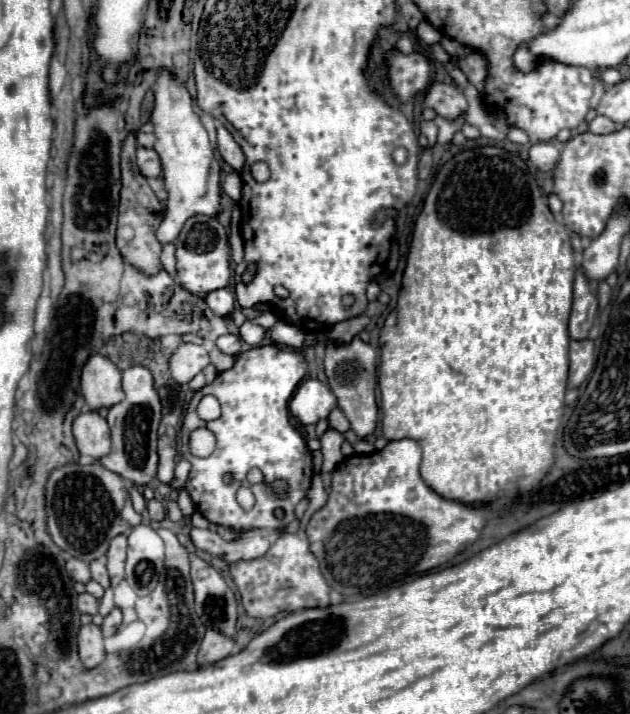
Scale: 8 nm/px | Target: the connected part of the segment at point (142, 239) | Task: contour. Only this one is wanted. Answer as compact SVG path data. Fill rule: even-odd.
M129 134L123 152L121 152L121 202L119 202L119 224L117 224L117 248L125 260L125 264L131 264L133 268L145 272L147 276L153 276L153 272L161 270L159 254L161 254L161 244L155 238L155 232L161 224L161 210L163 204L161 200L153 194L153 190L147 184L147 178L139 172L135 164L135 148L137 140L135 134Z

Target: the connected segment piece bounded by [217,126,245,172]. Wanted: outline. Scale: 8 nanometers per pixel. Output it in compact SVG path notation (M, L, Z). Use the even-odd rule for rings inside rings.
M225 126L217 128L217 150L221 154L221 158L233 166L233 170L241 170L245 166L245 154L241 150L241 146L233 140L233 136L227 132Z

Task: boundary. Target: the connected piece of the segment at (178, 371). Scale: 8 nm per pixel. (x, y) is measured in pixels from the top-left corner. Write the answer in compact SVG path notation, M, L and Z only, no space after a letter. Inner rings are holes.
M183 344L173 356L171 356L171 374L179 384L187 384L191 378L195 378L205 366L209 364L207 348L197 344Z

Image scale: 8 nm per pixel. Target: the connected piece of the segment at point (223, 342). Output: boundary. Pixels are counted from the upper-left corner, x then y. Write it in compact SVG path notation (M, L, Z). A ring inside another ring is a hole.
M225 334L225 336L221 336L221 338L215 342L215 346L217 346L221 352L225 352L225 354L239 354L239 352L243 350L243 340L241 340L239 336Z

